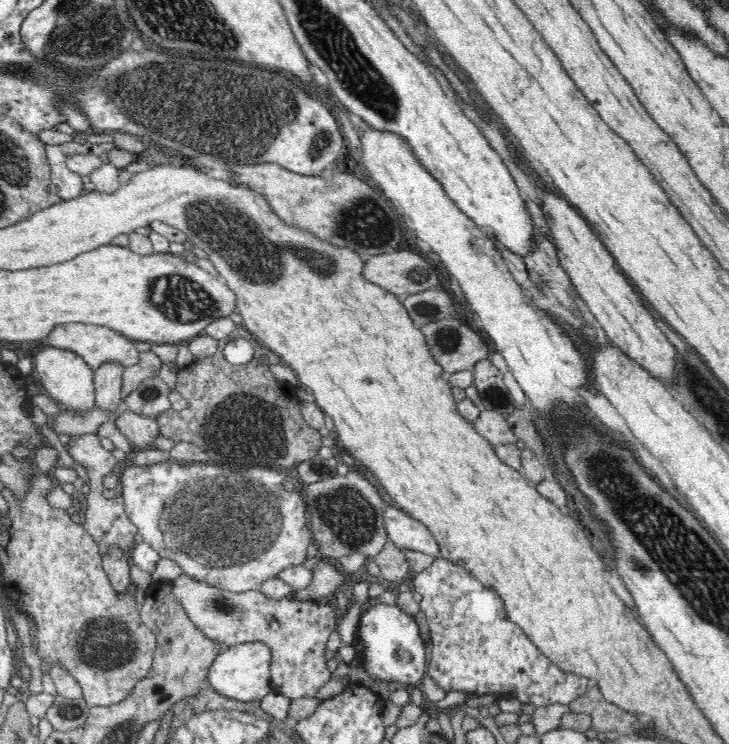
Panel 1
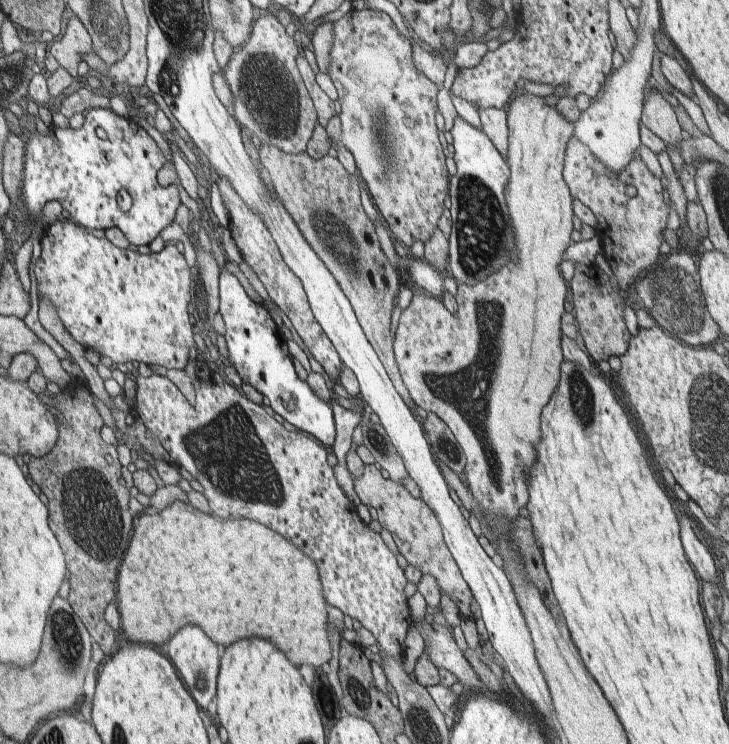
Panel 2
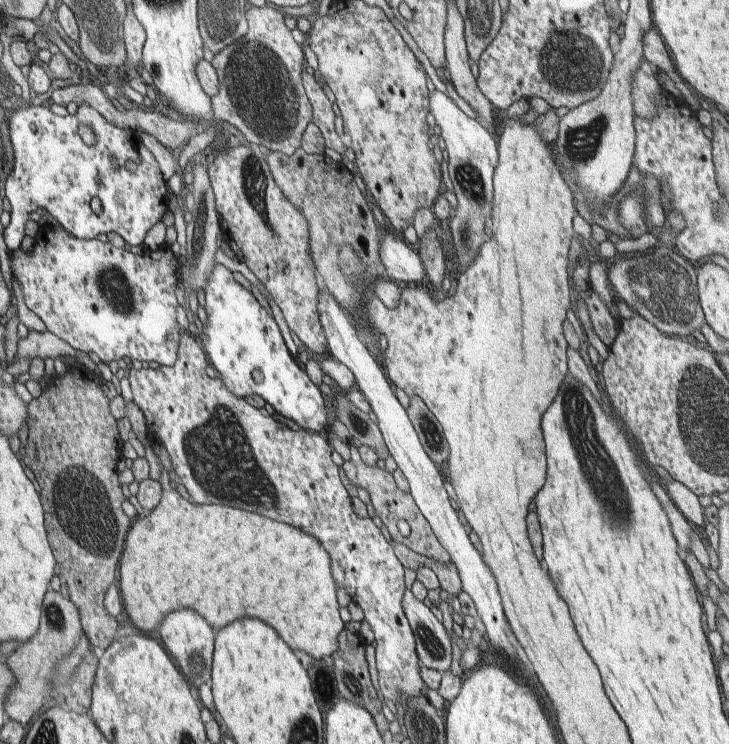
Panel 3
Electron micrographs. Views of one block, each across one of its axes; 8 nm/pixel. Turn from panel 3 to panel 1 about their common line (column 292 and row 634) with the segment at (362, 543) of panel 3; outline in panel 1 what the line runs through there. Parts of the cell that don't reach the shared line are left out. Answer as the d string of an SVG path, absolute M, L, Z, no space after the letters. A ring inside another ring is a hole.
M444 557L434 558L428 568L414 576L414 588L420 596L420 610L424 612L430 626L430 666L428 676L446 693L451 691L472 693L475 696L494 694L495 696L516 699L522 704L542 707L544 705L570 705L588 691L590 680L583 676L560 670L550 663L536 645L526 636L522 628L505 618L500 595L480 581L472 578L468 571L450 563Z

